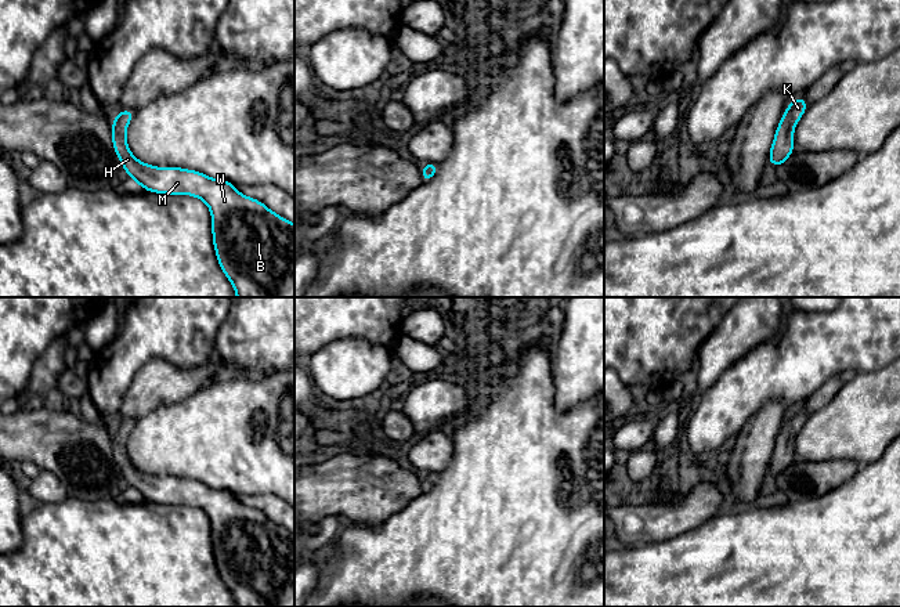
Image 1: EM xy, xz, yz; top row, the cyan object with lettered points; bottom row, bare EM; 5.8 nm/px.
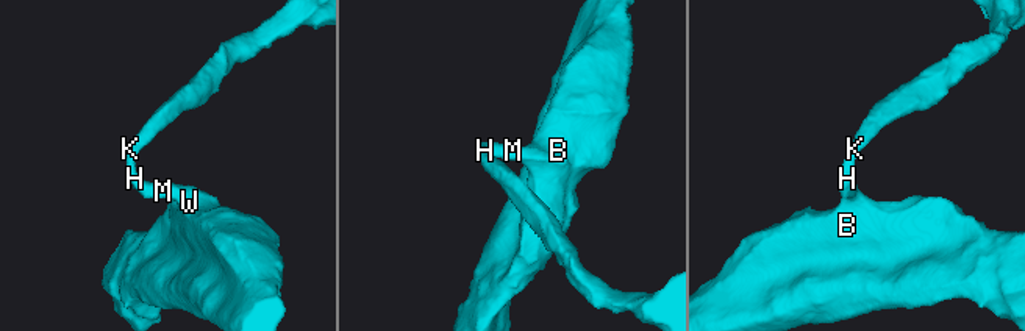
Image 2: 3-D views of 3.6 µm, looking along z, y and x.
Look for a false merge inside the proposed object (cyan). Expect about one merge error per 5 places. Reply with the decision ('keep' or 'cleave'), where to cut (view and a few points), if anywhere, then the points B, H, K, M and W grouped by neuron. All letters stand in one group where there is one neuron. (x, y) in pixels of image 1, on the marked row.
keep; no cut; B H K M W

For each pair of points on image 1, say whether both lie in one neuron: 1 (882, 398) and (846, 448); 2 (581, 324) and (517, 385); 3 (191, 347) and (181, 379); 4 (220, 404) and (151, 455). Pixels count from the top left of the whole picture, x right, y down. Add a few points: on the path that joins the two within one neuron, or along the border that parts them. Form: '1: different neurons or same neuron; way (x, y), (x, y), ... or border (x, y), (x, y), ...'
1: same neuron; way (870, 411), (846, 436)
2: different neurons; border (550, 343), (552, 382), (555, 385)
3: different neurons; border (214, 357), (191, 367), (152, 360)
4: same neuron; way (203, 421), (184, 440), (167, 441)

